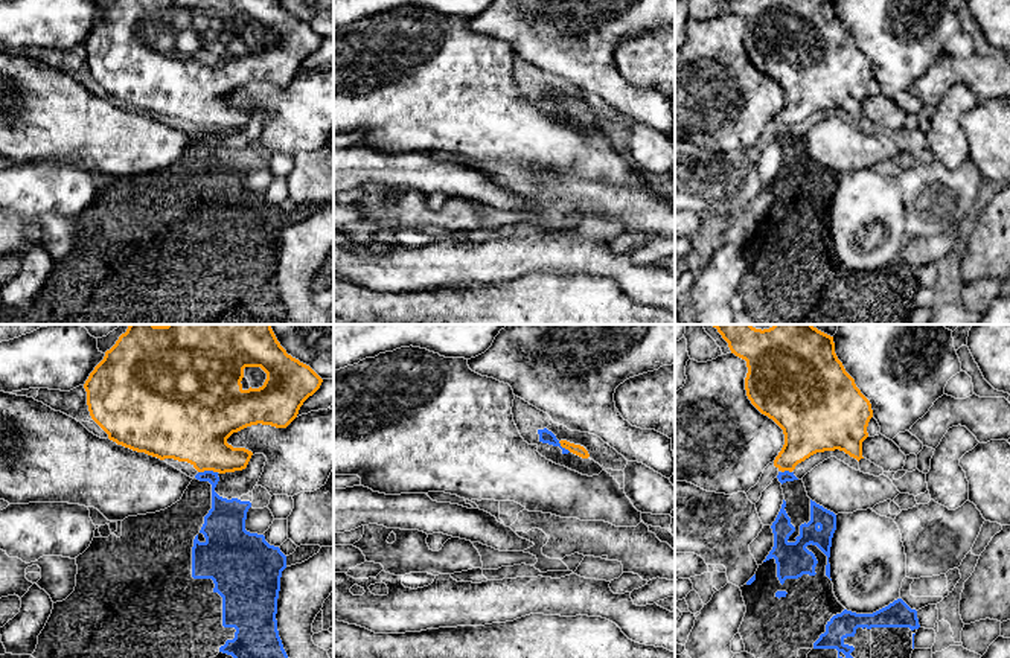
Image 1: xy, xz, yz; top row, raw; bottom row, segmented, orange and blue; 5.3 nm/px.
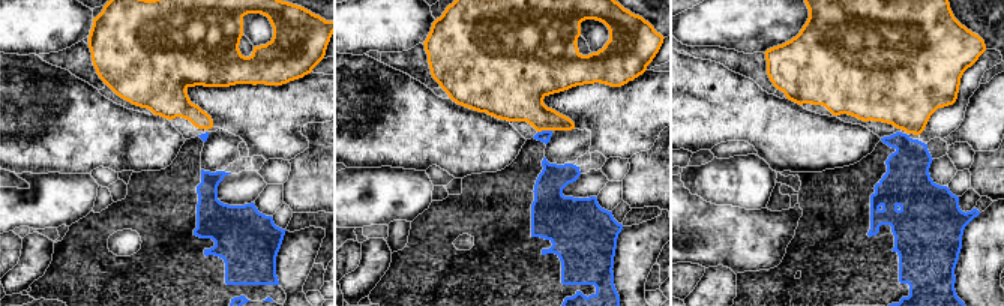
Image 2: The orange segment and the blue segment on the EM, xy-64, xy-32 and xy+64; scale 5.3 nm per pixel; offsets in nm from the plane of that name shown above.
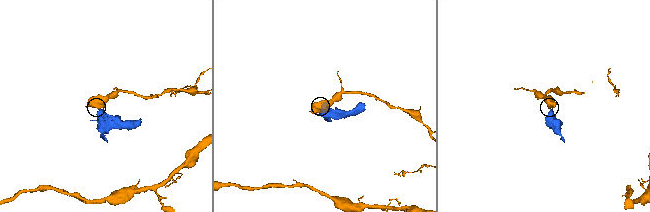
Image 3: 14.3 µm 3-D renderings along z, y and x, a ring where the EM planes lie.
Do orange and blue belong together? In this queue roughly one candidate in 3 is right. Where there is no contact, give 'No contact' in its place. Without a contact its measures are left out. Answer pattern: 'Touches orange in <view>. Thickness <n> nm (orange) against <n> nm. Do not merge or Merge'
Touches orange in xy. Thickness 380 nm (orange) against 160 nm. Do not merge

